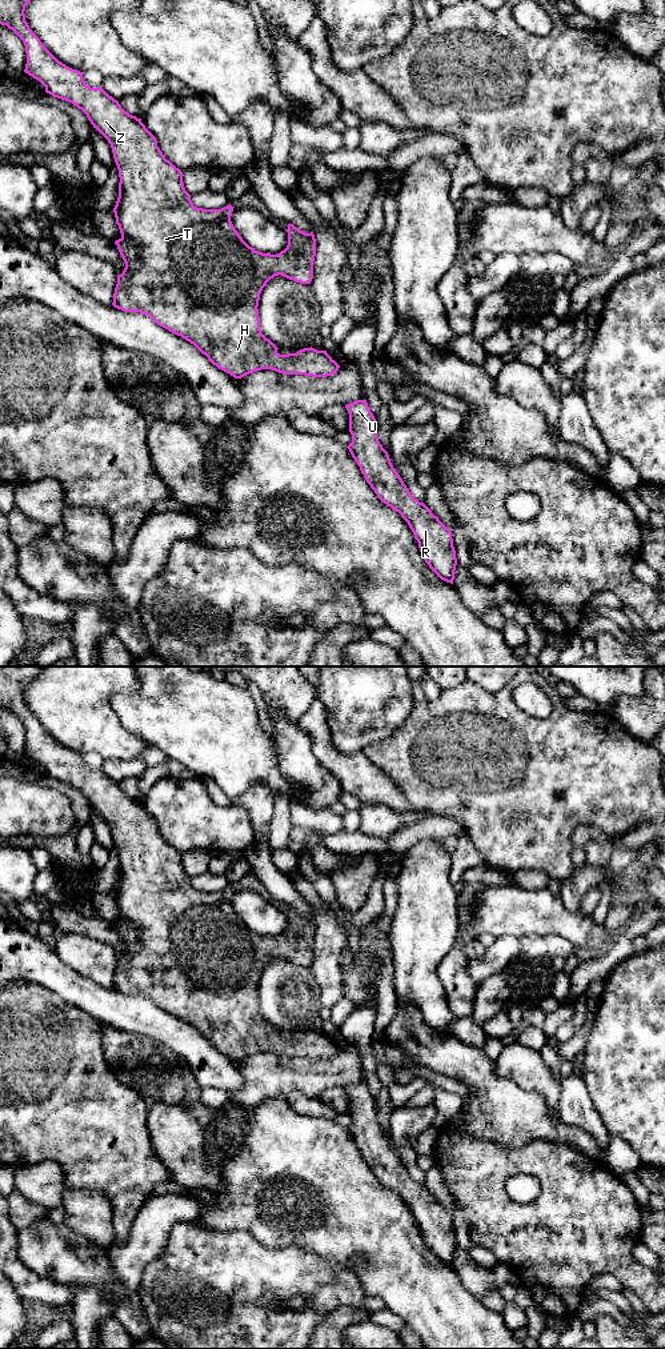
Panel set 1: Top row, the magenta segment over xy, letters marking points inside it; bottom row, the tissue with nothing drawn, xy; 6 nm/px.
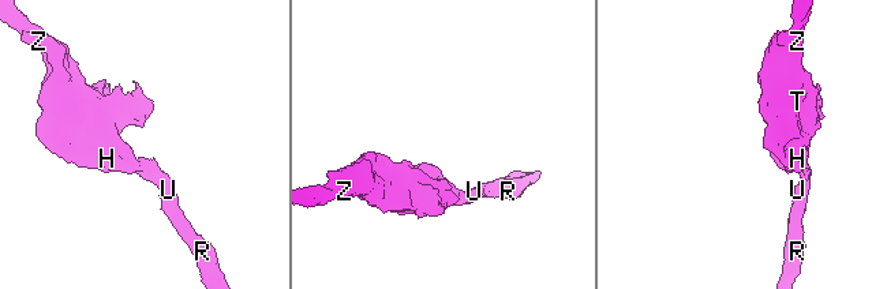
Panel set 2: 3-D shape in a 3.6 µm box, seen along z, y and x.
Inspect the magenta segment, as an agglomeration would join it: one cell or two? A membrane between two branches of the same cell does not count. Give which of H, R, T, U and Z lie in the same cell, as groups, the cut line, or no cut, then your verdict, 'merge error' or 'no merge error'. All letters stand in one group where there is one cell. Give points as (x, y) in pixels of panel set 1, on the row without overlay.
H R T U Z; no cut; no merge error

